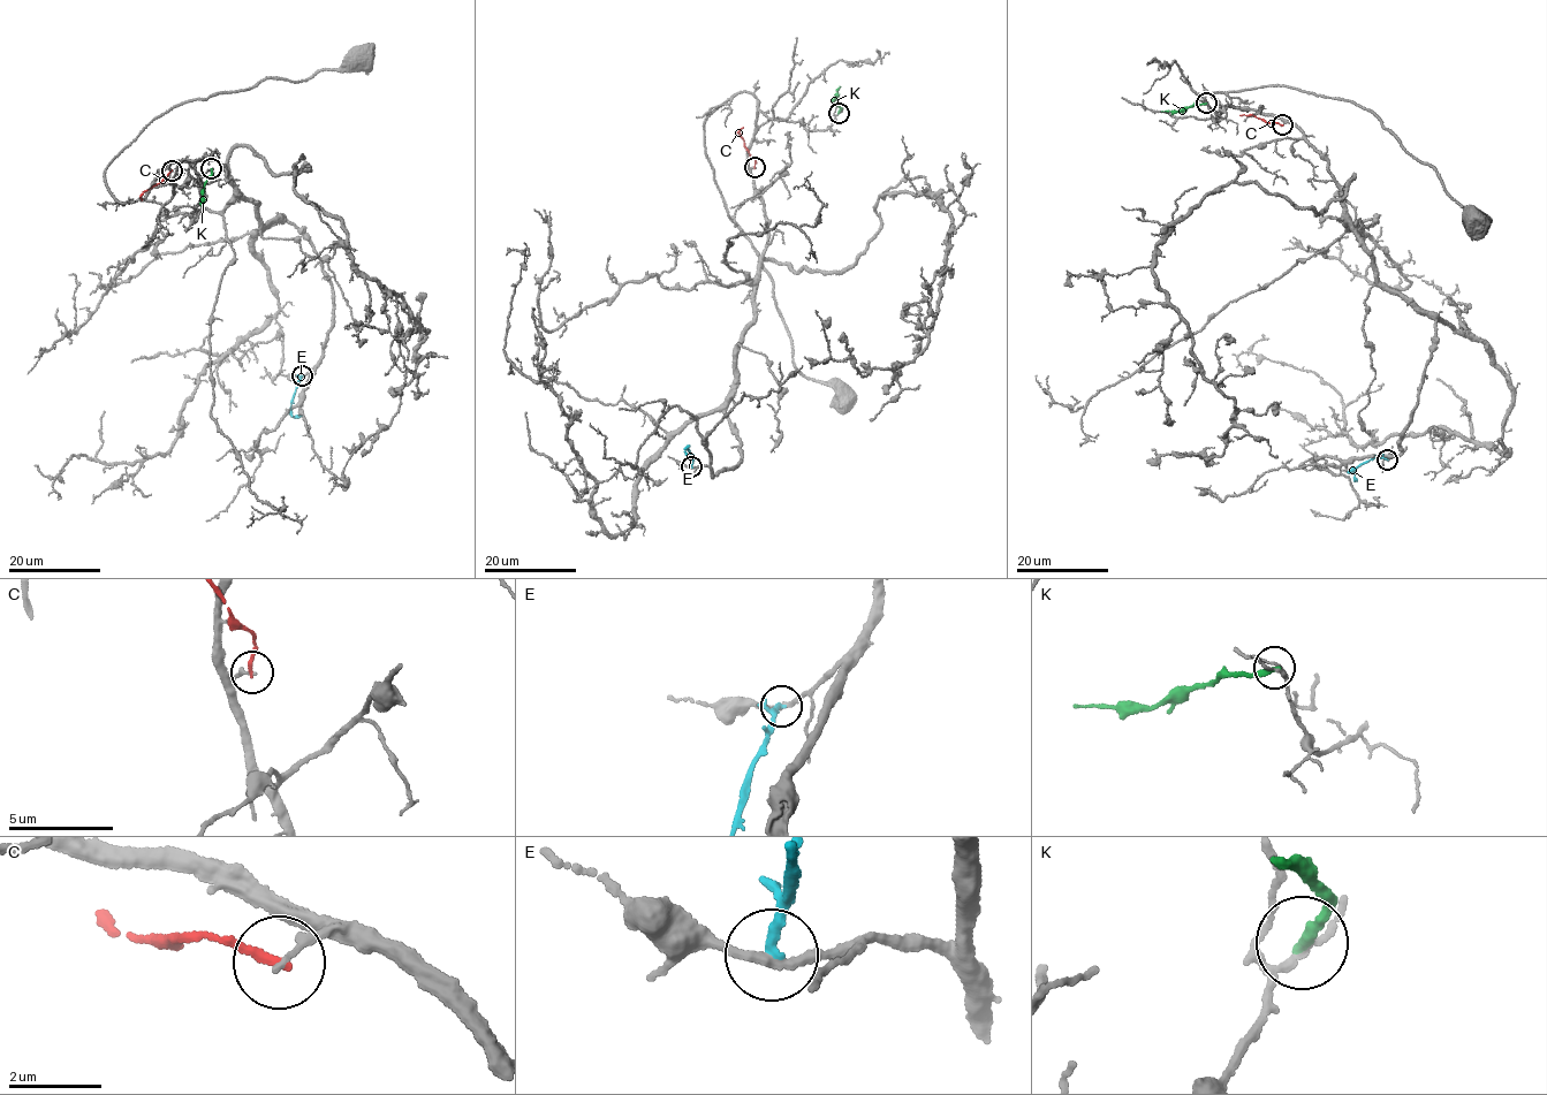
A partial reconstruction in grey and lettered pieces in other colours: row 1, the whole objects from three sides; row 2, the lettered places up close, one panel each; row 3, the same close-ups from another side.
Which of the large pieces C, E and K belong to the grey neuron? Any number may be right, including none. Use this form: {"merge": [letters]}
{"merge": []}

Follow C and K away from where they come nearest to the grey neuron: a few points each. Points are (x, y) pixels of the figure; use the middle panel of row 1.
C: (755, 167), (755, 159), (738, 132), (743, 127)
K: (838, 113), (841, 107), (834, 98), (841, 86)

